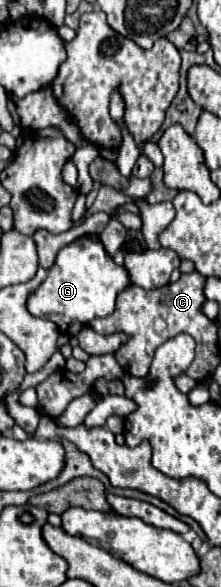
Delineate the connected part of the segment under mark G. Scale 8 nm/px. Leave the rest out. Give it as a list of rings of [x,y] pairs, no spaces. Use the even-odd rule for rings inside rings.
[[[81,236],[69,246],[61,248],[55,264],[49,268],[43,284],[29,294],[27,310],[33,316],[51,320],[65,336],[75,336],[93,318],[109,316],[115,308],[117,294],[129,286],[129,274],[123,266],[117,266],[103,250],[101,240],[95,236]]]

